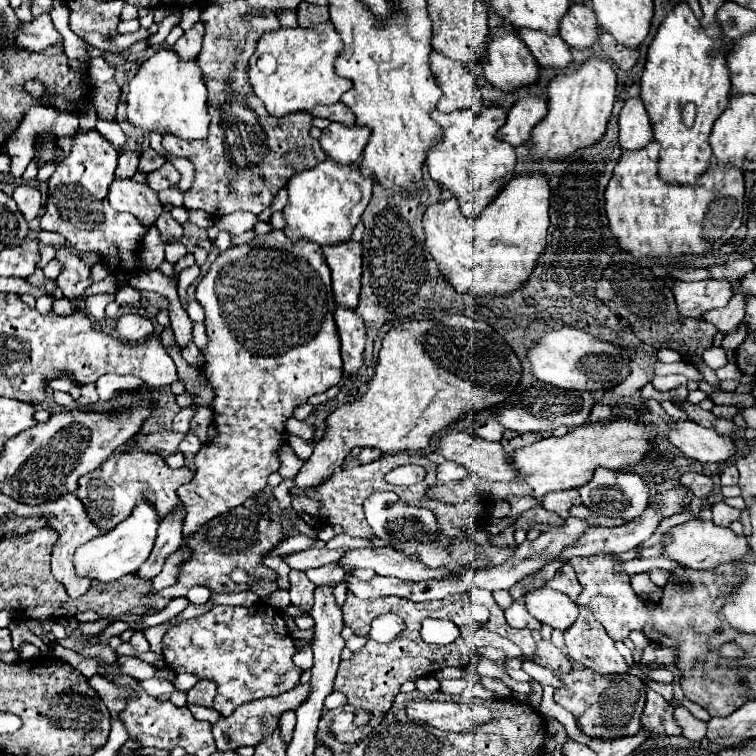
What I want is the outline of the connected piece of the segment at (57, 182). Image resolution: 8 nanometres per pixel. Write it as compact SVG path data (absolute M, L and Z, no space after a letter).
M88 129L86 133L76 135L70 153L48 179L46 213L40 217L38 227L42 231L60 233L76 253L96 251L106 263L110 263L114 273L132 277L140 269L138 241L146 235L146 229L138 223L138 219L134 219L134 215L118 213L108 203L108 187L114 181L116 159L118 151L98 129Z

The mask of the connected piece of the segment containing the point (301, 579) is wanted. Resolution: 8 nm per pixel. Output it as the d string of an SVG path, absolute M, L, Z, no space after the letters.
M290 571L290 605L308 613L314 605L314 589L304 571Z

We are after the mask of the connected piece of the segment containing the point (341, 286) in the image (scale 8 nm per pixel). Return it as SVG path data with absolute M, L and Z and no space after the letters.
M346 241L334 247L324 247L322 251L332 271L332 291L336 303L346 309L356 309L360 297L360 273L362 273L360 243Z

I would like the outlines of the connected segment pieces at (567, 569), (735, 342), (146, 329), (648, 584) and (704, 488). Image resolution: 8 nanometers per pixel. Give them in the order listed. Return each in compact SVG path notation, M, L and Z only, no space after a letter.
M564 563L564 567L556 573L556 577L552 581L548 581L546 585L550 585L550 589L554 589L554 591L558 589L560 593L566 593L572 601L576 601L576 597L582 593L582 585L578 583L570 563Z
M738 325L736 327L736 333L728 333L722 341L722 347L728 351L728 349L738 349L738 345L746 339L746 333L748 333L748 327L746 325Z
M128 313L128 315L122 315L118 319L116 331L118 331L120 341L134 345L138 341L144 341L148 335L152 335L154 333L154 325L146 317L140 317L136 313Z
M648 573L634 575L634 577L630 579L630 583L632 583L632 589L634 589L636 593L652 593L652 591L656 591L656 589L658 589L658 587L650 581Z
M688 471L688 473L684 473L680 477L680 483L690 487L692 493L698 499L710 499L714 495L714 481L708 475L702 475L702 473L696 473L696 471Z

